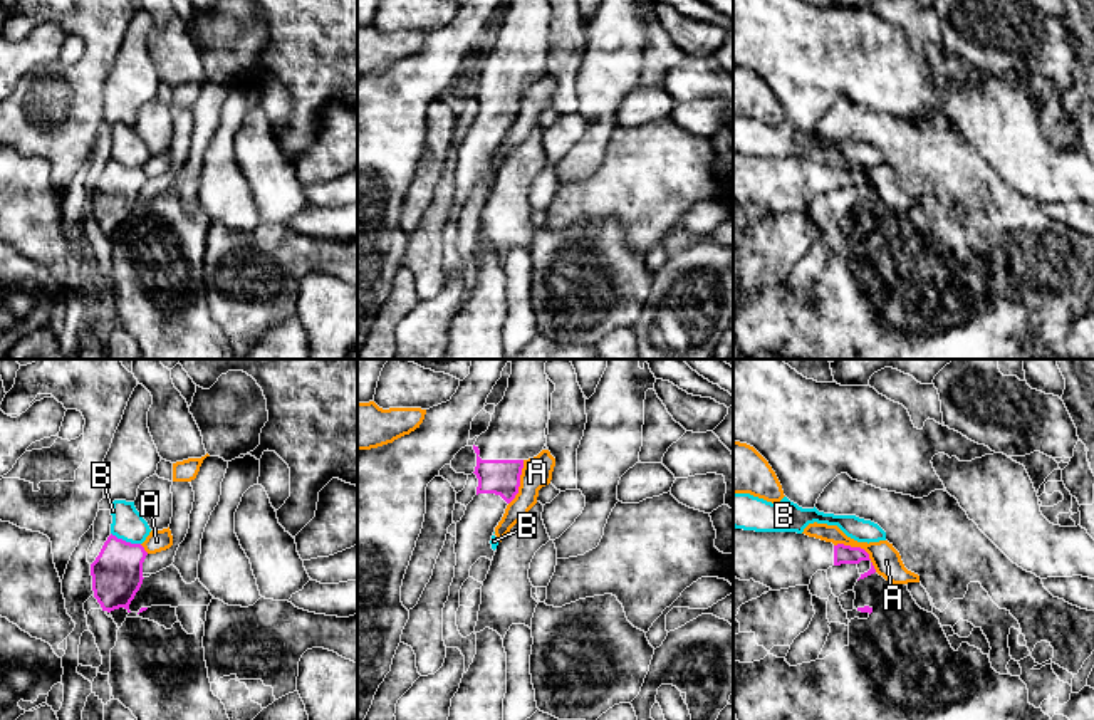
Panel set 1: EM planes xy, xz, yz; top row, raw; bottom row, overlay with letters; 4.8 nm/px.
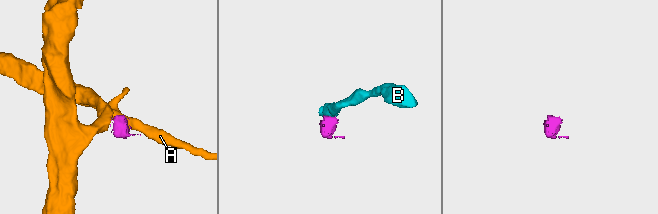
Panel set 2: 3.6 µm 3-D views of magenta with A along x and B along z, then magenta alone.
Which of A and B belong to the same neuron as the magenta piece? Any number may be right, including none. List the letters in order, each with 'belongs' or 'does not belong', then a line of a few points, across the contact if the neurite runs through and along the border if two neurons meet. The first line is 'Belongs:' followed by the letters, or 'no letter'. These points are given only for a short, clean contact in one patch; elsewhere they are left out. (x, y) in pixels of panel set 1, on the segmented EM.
Belongs: no letter
A: does not belong; line yz (834, 544), (859, 546), (876, 571)
B: does not belong; line xy (111, 532), (140, 544)

